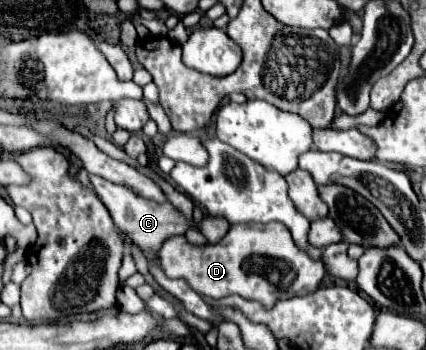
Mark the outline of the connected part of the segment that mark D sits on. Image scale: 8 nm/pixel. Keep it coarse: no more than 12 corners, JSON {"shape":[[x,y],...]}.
{"shape":[[282,223],[232,225],[218,243],[166,239],[158,263],[208,297],[272,309],[326,269]]}

